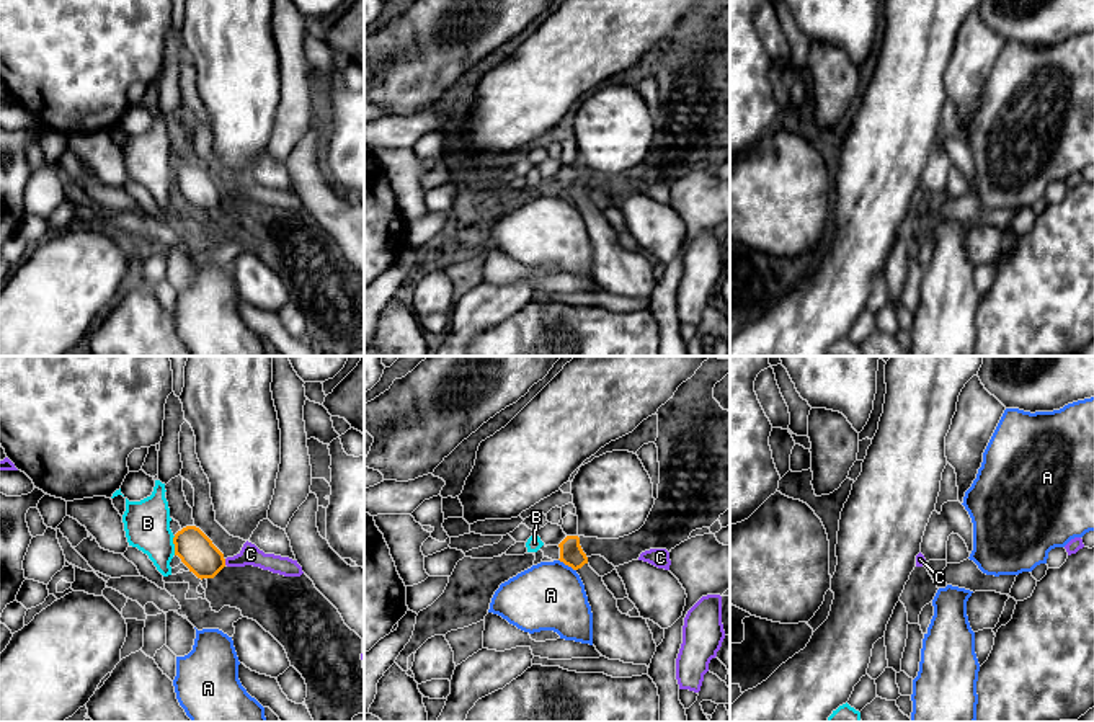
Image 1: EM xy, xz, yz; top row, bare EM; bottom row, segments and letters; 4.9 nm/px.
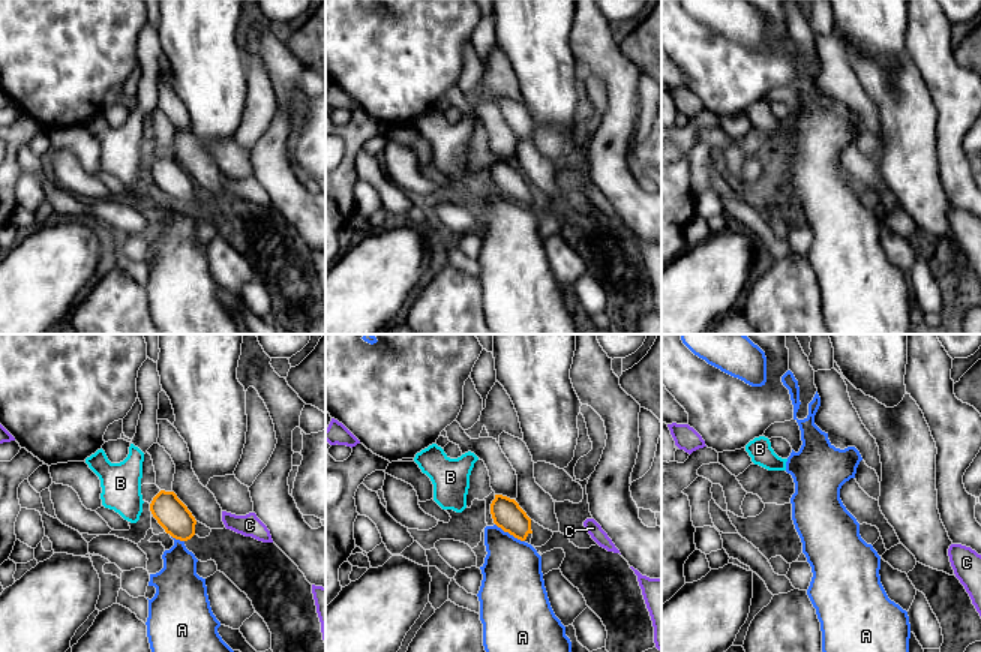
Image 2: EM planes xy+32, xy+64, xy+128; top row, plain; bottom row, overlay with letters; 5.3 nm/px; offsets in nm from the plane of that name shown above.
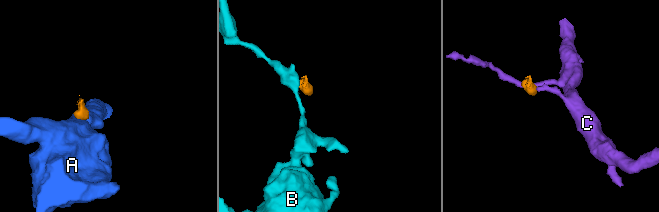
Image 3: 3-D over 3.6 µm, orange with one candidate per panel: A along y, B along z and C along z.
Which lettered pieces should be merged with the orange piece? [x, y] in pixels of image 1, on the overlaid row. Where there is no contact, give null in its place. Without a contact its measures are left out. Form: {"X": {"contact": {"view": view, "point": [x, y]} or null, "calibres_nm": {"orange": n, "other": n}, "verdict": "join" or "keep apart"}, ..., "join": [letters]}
{"A": {"contact": {"view": "xz", "point": [567, 564]}, "calibres_nm": {"orange": 120, "other": 340}, "verdict": "keep apart"}, "B": {"contact": {"view": "xy", "point": [175, 546]}, "calibres_nm": {"orange": 180, "other": 220}, "verdict": "keep apart"}, "C": {"contact": {"view": "xy", "point": [224, 562]}, "calibres_nm": {"orange": 180, "other": 100}, "verdict": "keep apart"}, "join": []}

